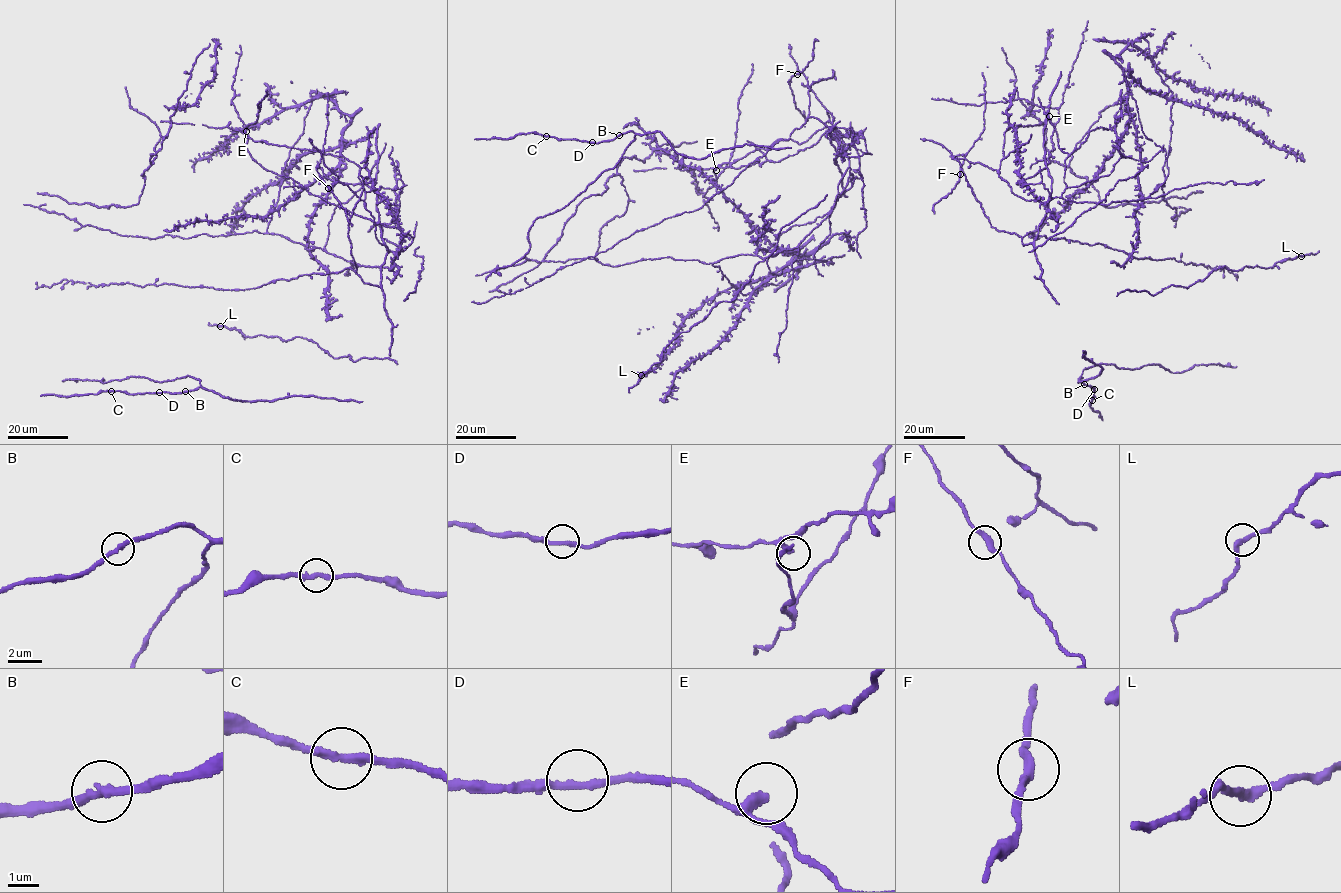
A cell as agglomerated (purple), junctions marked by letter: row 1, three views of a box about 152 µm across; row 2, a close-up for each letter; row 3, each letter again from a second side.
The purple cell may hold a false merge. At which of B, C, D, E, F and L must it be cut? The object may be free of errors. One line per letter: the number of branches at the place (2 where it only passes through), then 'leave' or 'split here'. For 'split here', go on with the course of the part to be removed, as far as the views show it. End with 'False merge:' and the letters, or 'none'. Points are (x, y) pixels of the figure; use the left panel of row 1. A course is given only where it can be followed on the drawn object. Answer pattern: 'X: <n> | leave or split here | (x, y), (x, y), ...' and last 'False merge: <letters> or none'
B: 2 | leave
C: 2 | leave
D: 2 | leave
E: 2 | leave
F: 2 | leave
L: 2 | leave
False merge: none

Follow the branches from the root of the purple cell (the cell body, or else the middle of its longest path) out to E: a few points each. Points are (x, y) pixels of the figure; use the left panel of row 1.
E: (289, 238), (365, 266), (390, 269), (399, 253), (375, 237), (358, 165), (341, 155), (253, 141), (246, 131)

